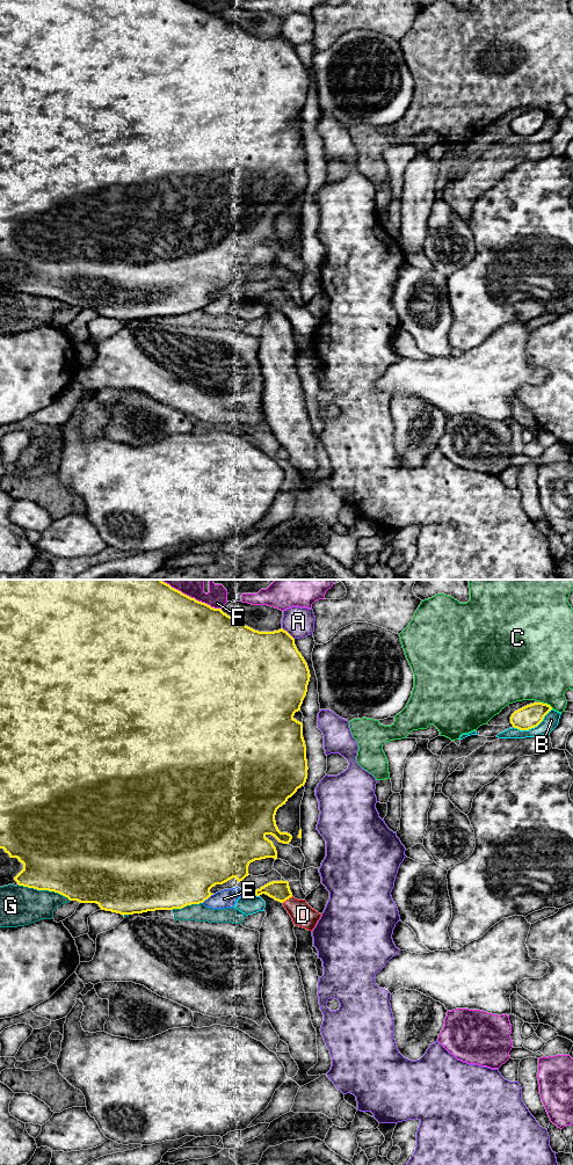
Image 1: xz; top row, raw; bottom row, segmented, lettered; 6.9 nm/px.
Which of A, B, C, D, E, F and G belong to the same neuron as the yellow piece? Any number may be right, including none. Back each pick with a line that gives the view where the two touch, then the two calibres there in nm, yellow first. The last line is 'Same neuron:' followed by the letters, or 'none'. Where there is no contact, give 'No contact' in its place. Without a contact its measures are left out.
D: Touches yellow in xz. Thickness 140 nm (yellow) against 160 nm
Same neuron: D

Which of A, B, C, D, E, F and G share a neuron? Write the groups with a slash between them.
A / B / C / D / E / F / G

